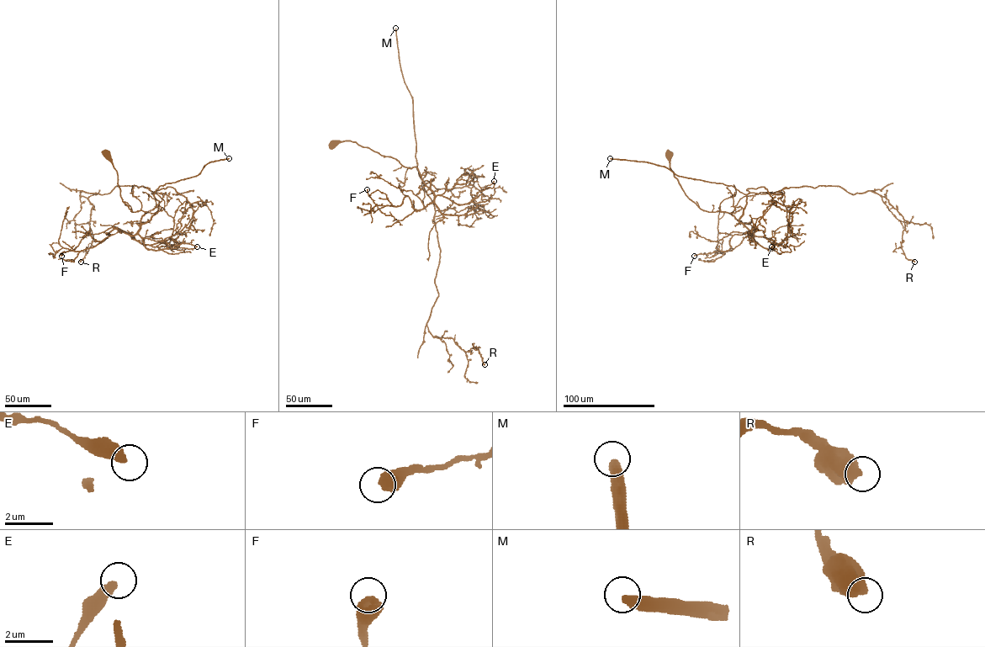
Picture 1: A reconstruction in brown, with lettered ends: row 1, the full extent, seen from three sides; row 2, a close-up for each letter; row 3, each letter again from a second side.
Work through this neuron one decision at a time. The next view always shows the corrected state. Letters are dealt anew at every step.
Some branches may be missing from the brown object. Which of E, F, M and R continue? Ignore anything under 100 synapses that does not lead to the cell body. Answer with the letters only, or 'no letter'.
M

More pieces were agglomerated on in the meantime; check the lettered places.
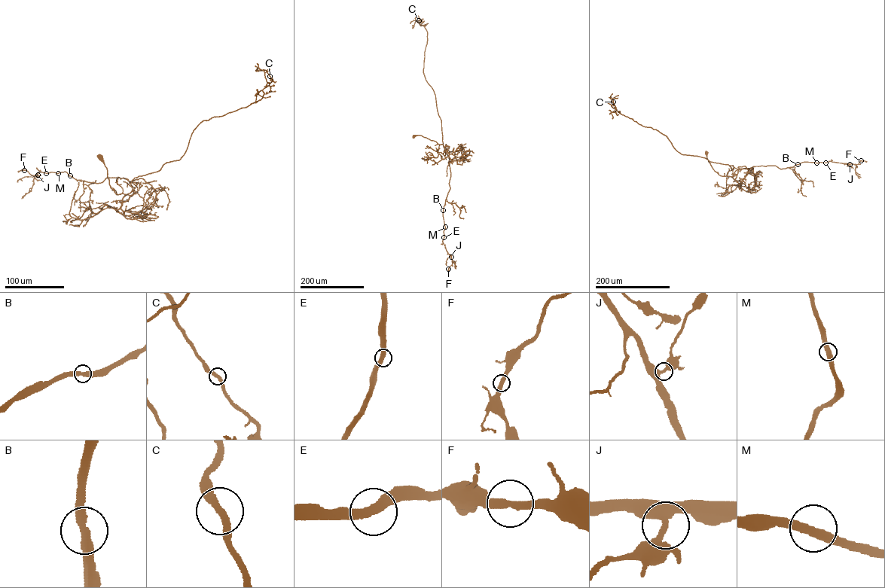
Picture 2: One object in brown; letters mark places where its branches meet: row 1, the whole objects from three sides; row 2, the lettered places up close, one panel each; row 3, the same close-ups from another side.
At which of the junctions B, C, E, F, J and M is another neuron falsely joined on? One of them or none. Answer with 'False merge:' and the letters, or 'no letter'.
False merge: no letter

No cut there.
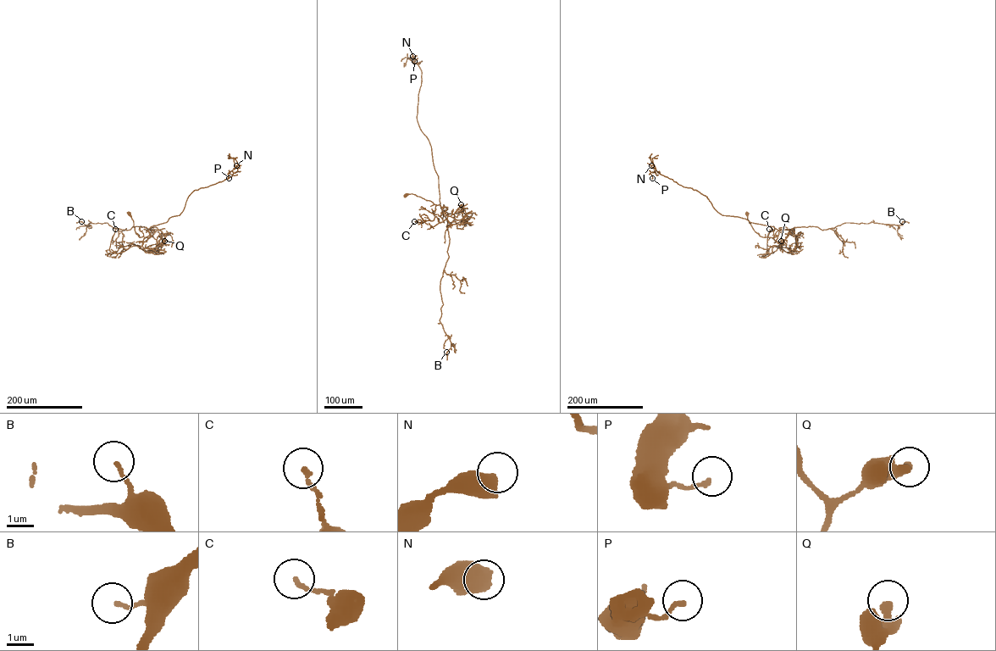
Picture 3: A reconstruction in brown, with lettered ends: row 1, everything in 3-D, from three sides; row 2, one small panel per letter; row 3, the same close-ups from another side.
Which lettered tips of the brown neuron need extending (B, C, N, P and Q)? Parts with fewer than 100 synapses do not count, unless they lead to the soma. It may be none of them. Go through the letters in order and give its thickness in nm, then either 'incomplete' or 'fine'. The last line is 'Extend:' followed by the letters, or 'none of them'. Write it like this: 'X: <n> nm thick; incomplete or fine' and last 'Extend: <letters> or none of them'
B: 120 nm thick; fine
C: 140 nm thick; fine
N: 550 nm thick; fine
P: 150 nm thick; fine
Q: 220 nm thick; fine
Extend: none of them

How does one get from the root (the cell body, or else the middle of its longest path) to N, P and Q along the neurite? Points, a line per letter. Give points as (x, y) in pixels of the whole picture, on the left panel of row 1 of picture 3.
N: (129, 214), (135, 233), (145, 237), (145, 242), (151, 226), (179, 214), (193, 191), (231, 177), (236, 165)
P: (129, 214), (143, 242), (151, 226), (179, 214), (193, 191), (231, 177), (232, 170), (229, 178)
Q: (129, 214), (135, 233), (139, 237), (145, 237), (143, 247), (152, 249), (164, 239), (163, 244), (164, 241)

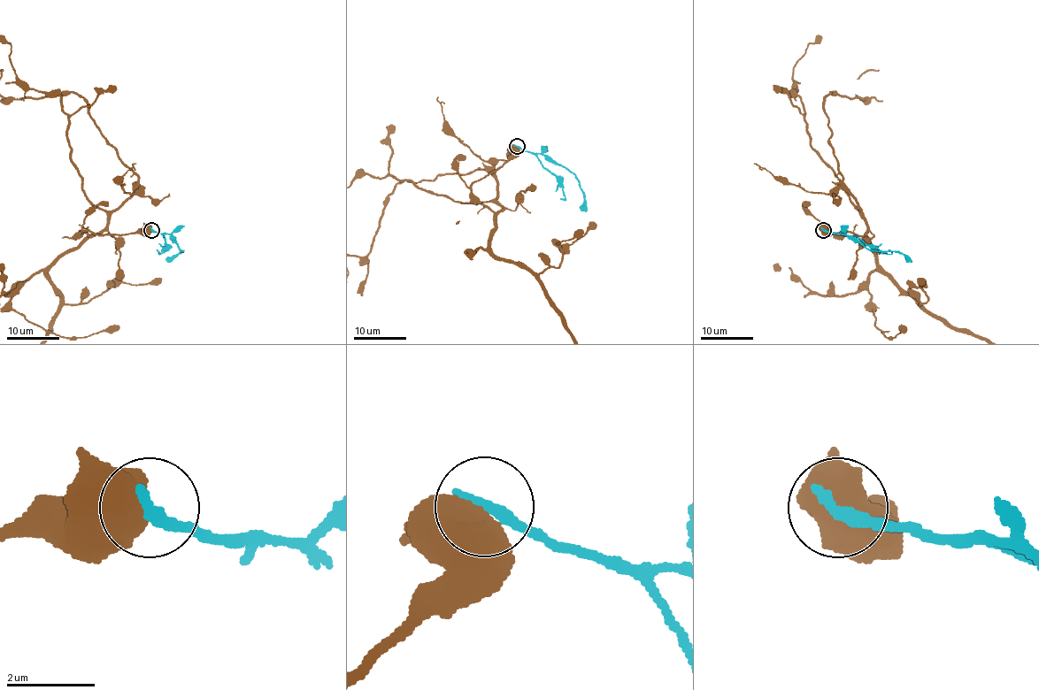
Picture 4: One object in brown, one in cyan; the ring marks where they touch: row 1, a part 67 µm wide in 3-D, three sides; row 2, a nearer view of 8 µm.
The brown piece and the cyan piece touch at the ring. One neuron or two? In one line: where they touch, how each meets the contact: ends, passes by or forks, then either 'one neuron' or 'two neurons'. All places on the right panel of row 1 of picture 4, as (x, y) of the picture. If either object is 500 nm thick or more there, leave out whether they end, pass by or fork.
at (823, 230); two neurons

